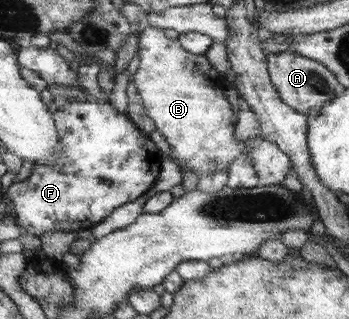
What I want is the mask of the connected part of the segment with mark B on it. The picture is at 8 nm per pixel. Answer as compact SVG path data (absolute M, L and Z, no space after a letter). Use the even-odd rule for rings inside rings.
M156 26L144 27L141 33L140 63L137 71L130 75L132 81L141 96L145 111L153 120L157 131L167 140L171 148L171 159L181 168L184 178L202 179L207 175L216 173L219 169L227 169L238 159L238 156L247 151L253 159L254 167L257 169L261 183L264 186L281 185L286 179L286 175L293 169L294 162L292 158L284 153L275 142L265 140L262 137L249 140L239 140L236 137L236 124L234 117L237 117L234 111L234 105L226 99L224 89L216 87L208 81L208 75L196 73L190 69L186 63L208 63L205 55L196 55L190 53L180 43L179 39L170 39L166 33Z

